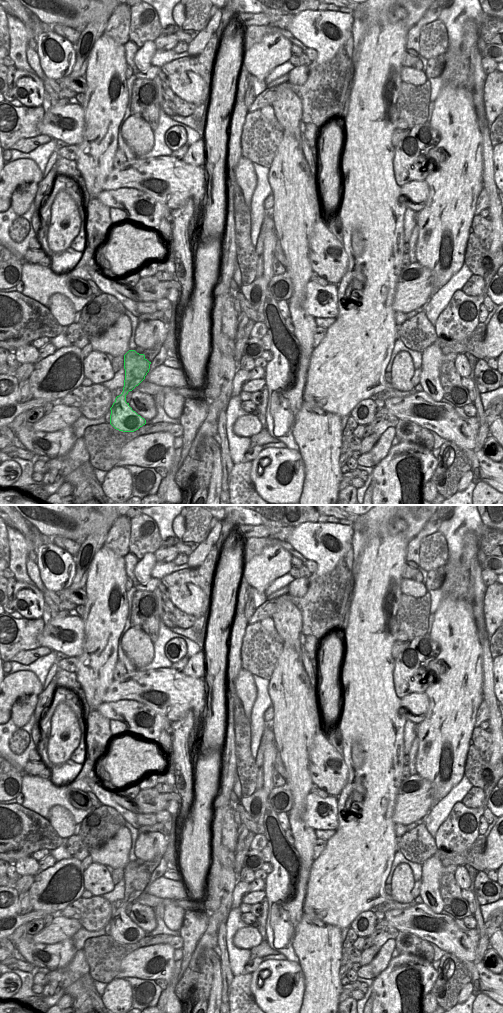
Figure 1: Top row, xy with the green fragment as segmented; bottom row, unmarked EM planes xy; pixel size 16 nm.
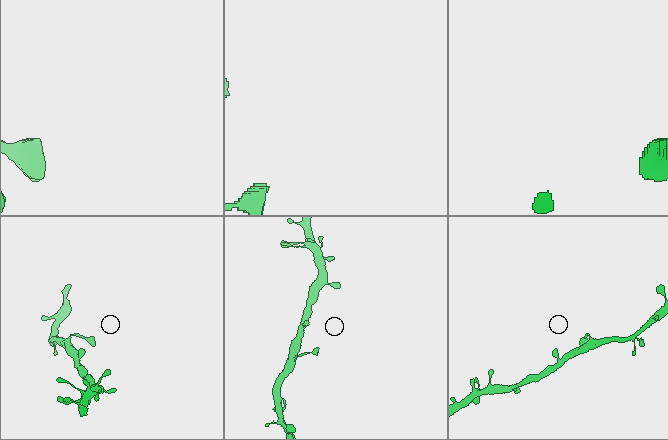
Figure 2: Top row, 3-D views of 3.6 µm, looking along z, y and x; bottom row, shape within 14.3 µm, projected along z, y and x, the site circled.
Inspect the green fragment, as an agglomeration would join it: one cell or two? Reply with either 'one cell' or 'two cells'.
one cell

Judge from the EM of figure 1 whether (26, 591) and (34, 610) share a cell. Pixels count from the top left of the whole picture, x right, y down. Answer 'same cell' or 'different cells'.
same cell

